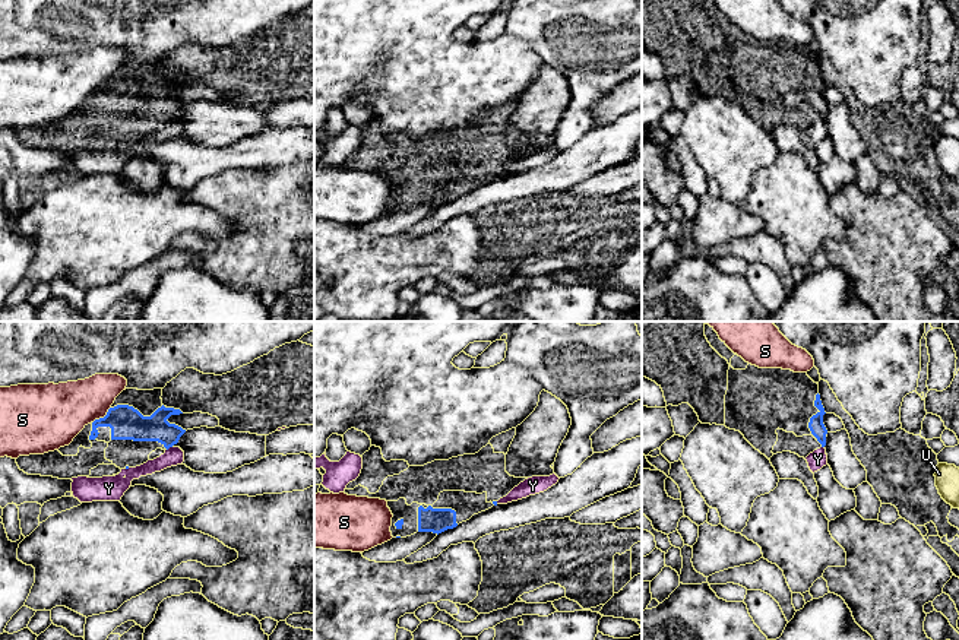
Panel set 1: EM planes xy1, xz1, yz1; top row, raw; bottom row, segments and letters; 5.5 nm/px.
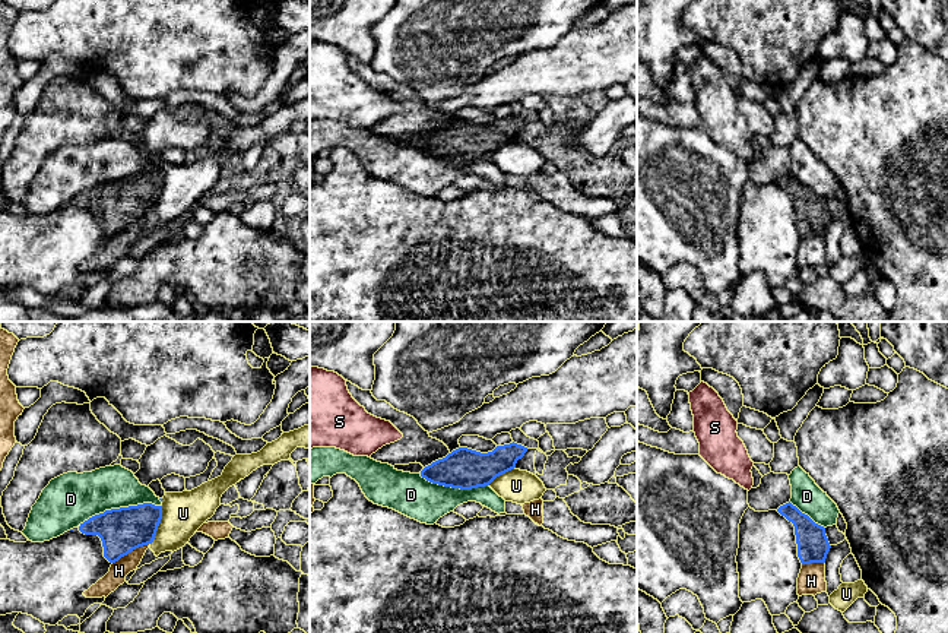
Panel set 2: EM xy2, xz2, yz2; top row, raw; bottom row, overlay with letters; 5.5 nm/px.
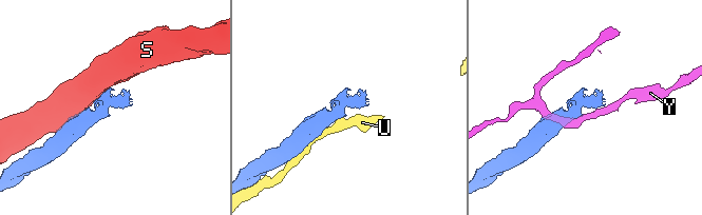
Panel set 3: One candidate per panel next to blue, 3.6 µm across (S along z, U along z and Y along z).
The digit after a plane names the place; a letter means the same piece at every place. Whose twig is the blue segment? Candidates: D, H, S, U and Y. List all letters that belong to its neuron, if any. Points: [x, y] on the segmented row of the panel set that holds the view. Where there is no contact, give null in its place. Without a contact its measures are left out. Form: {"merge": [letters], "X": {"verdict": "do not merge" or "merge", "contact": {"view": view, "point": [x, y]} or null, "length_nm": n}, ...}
{"merge": [], "D": {"verdict": "do not merge", "contact": {"view": "xy2", "point": [120, 508]}, "length_nm": 480}, "H": {"verdict": "do not merge", "contact": {"view": "xy2", "point": [130, 551]}, "length_nm": 240}, "S": {"verdict": "do not merge", "contact": {"view": "xy1", "point": [104, 417]}, "length_nm": 140}, "U": {"verdict": "do not merge", "contact": {"view": "xy2", "point": [158, 525]}, "length_nm": 220}, "Y": {"verdict": "do not merge", "contact": {"view": "xy1", "point": [170, 446]}, "length_nm": 50}}

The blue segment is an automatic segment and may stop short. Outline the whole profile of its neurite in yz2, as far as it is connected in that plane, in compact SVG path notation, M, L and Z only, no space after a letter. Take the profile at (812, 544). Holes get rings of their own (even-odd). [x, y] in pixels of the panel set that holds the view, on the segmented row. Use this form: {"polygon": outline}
{"polygon": "M790 501L780 506L777 512L795 526L798 557L802 564L825 563L831 548L825 535L825 528L815 523Z"}

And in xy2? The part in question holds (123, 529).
{"polygon": "M143 503L137 506L105 510L80 523L85 535L98 535L104 557L118 561L133 550L152 544L162 519L162 506Z"}

